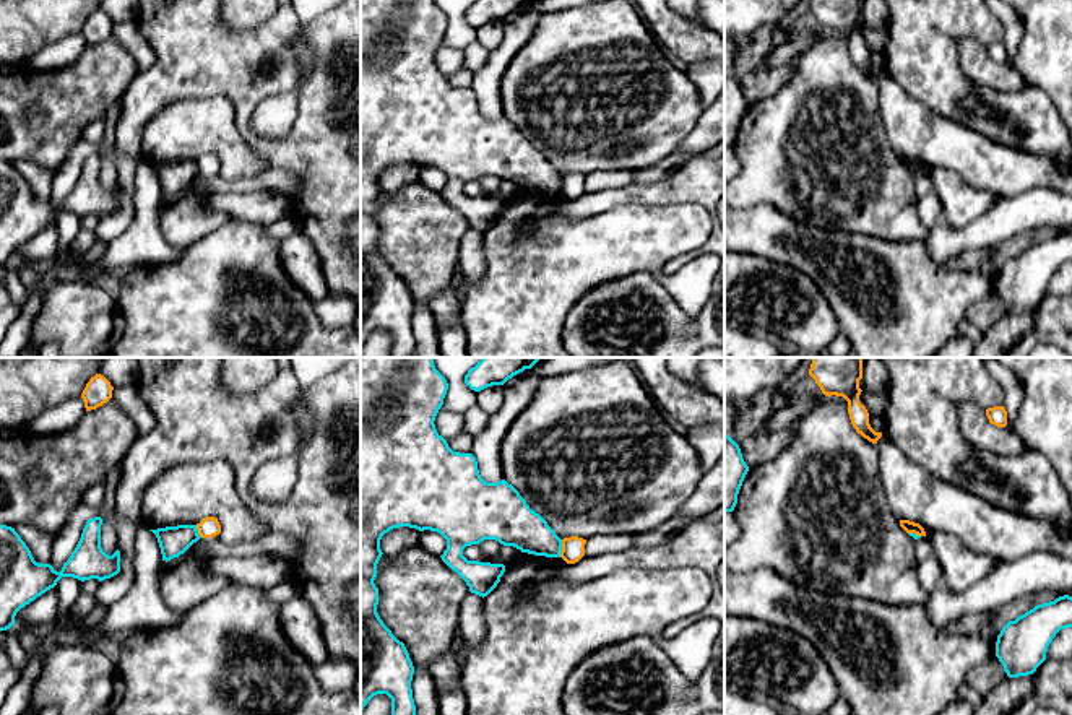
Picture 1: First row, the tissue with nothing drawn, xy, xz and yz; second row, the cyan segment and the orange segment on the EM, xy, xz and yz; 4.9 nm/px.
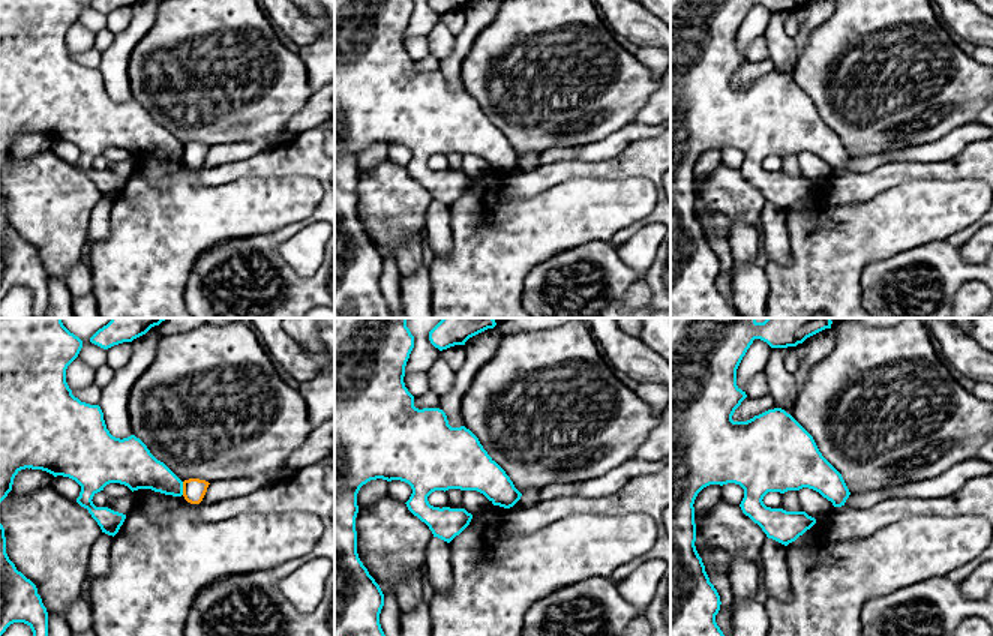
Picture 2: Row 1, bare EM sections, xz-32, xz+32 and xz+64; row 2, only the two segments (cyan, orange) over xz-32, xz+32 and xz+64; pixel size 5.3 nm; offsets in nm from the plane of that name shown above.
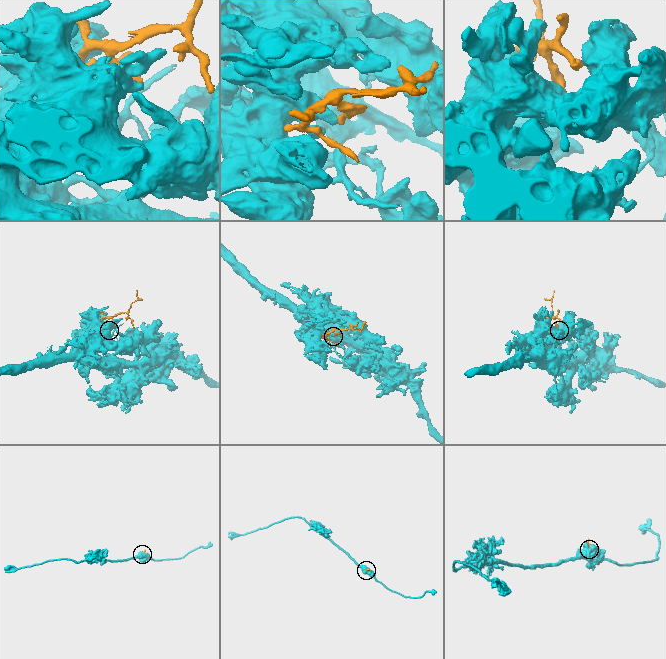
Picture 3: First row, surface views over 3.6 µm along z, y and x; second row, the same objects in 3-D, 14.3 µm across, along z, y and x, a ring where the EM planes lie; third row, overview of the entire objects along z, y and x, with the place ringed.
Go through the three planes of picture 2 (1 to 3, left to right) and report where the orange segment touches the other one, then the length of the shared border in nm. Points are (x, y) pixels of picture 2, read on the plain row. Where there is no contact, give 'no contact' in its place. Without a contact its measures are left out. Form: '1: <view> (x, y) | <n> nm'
1: xz-32 (182, 152) | 70 nm
2: no contact
3: no contact

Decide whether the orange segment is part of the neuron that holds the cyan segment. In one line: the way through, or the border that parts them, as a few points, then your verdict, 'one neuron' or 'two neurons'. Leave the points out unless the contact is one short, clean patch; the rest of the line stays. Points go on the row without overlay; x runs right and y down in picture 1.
along xz (562, 176), (559, 192) | two neurons

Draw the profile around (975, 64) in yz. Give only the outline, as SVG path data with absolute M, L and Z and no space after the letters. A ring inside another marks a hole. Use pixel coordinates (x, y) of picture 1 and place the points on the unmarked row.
M973 37L958 39L957 52L960 72L971 83L997 91L1018 91L1028 86L1028 81L1020 70L991 60L986 52L986 44Z

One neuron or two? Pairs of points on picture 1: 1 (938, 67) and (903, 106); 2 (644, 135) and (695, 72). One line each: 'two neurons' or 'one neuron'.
1: two neurons
2: two neurons

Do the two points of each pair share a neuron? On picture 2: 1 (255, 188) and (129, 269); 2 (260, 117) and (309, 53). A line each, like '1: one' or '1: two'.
1: one
2: two

